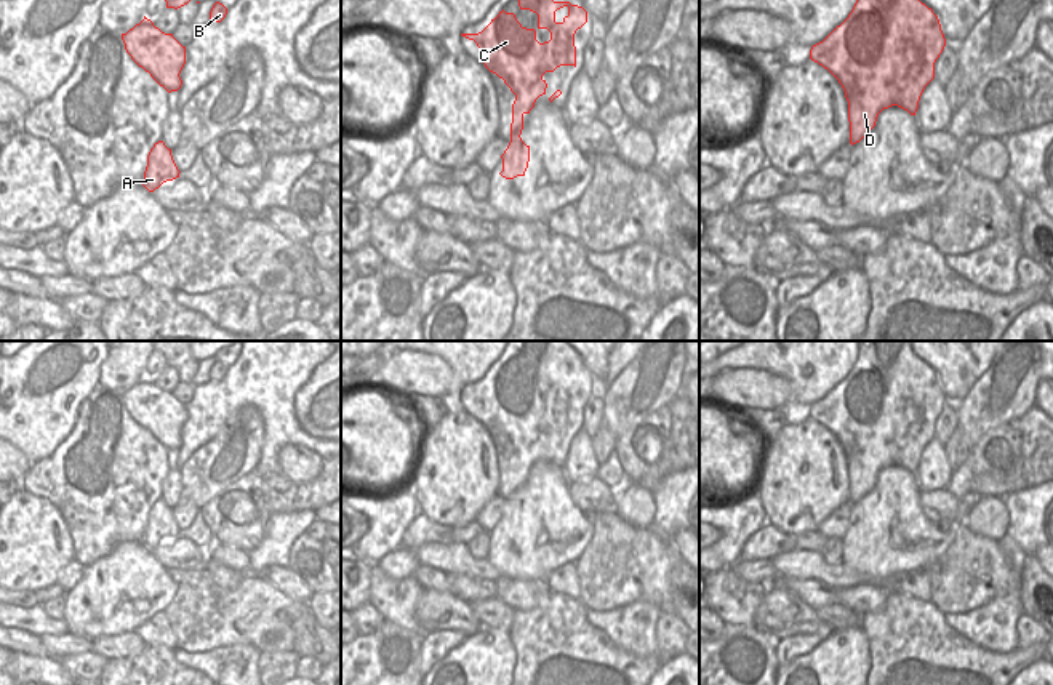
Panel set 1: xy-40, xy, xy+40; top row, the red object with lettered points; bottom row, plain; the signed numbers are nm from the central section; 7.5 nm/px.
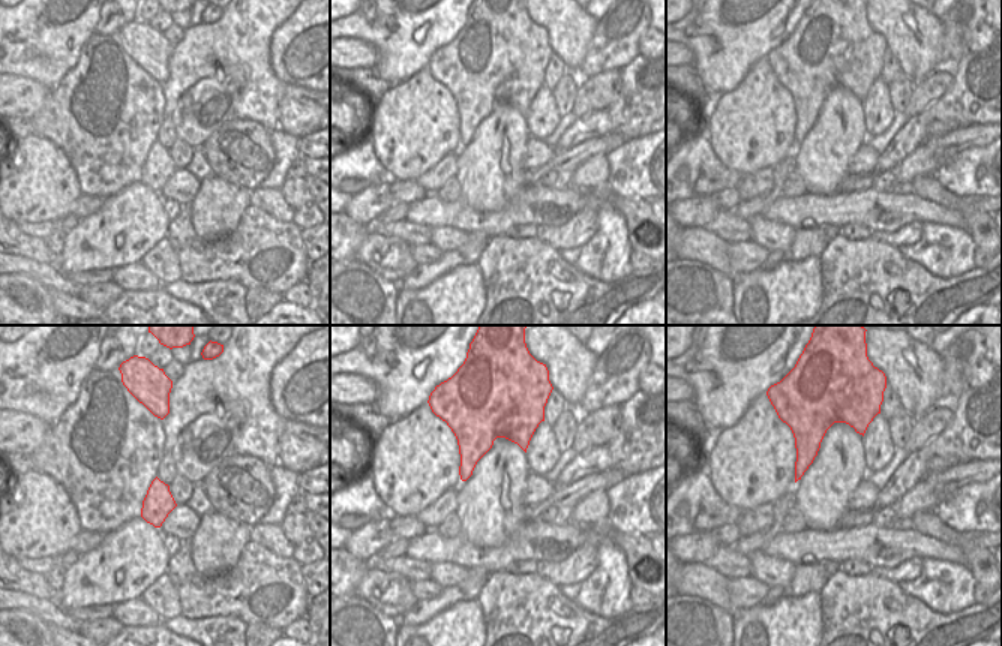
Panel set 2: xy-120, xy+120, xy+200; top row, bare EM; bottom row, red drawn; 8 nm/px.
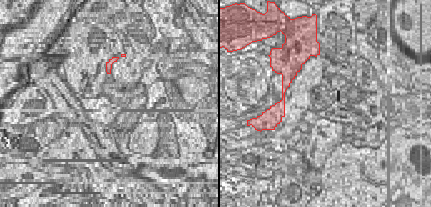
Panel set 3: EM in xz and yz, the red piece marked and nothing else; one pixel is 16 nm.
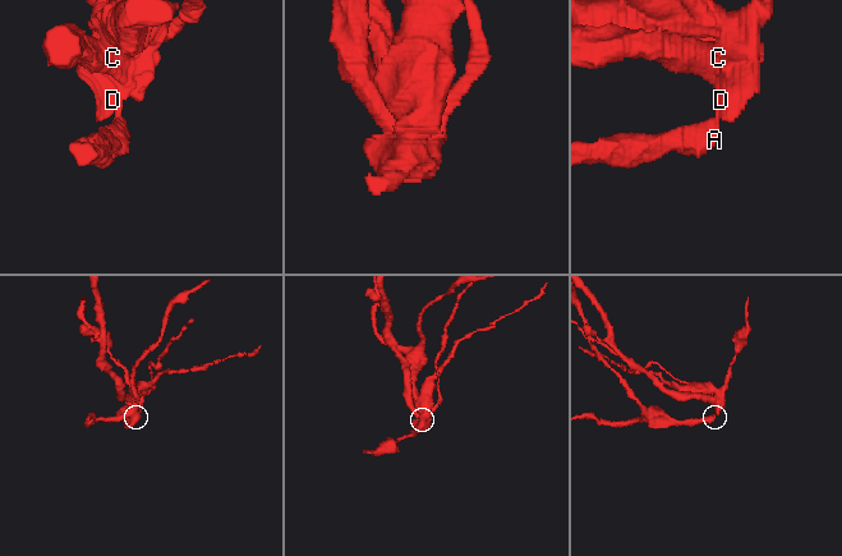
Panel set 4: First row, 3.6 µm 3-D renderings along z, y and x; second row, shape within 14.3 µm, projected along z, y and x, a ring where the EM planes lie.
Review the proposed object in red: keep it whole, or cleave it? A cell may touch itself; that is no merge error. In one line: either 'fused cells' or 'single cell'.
fused cells

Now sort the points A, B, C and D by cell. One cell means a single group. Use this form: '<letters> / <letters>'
A / B C D

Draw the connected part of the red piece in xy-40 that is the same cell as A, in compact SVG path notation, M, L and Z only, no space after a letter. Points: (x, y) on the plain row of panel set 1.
M158 499L147 514L147 525L141 543L149 551L154 551L163 541L179 536L179 531L181 530L173 519L171 507L168 507L163 499Z

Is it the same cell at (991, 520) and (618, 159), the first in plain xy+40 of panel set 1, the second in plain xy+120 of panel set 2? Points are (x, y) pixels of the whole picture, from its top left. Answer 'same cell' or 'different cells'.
different cells

